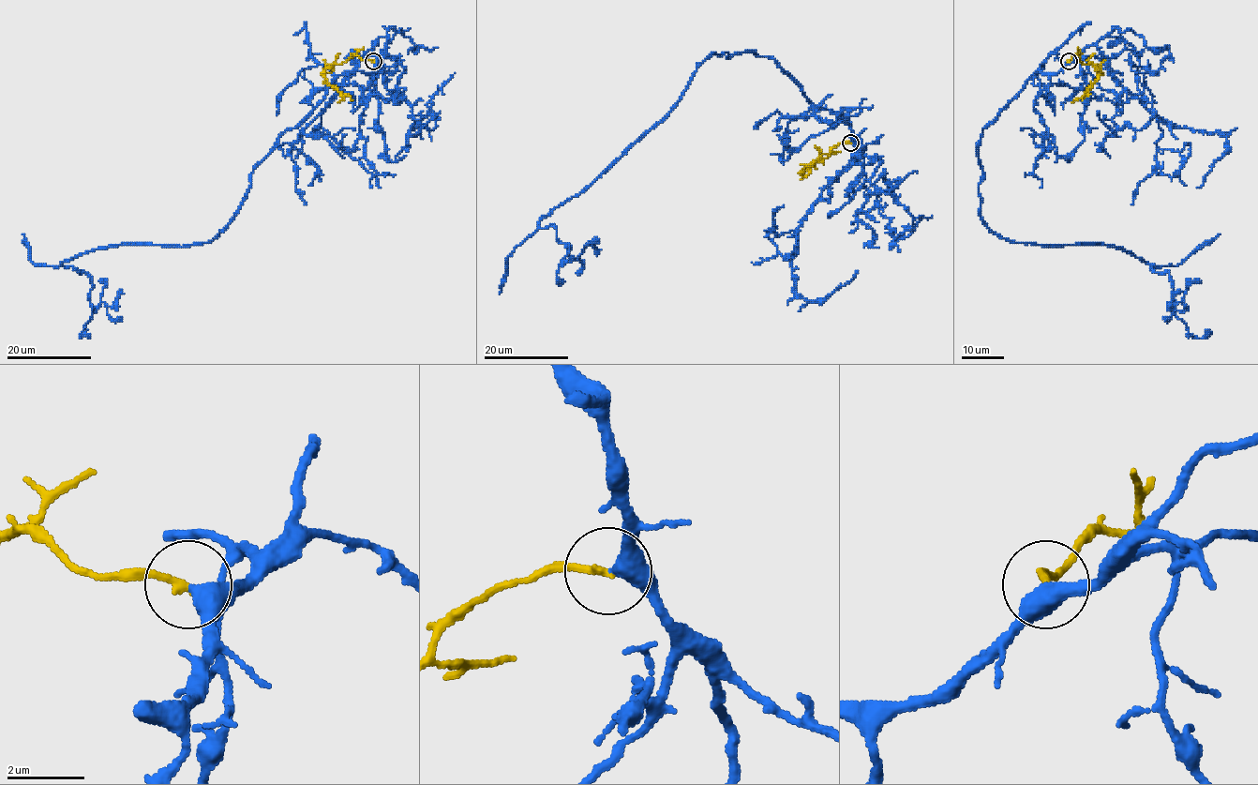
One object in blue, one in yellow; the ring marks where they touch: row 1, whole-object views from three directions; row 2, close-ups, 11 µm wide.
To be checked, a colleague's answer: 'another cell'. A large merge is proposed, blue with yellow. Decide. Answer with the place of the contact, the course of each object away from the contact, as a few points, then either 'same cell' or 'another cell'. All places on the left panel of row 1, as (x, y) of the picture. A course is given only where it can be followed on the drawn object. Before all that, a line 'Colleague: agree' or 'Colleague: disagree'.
Colleague: disagree
(373, 61) | blue via (373, 60), (281, 135), (212, 241), (62, 264), (90, 277), (92, 310), (121, 290) | yellow via (373, 60), (353, 55), (345, 63), (331, 64), (325, 67), (325, 80), (344, 98), (338, 103) | same cell

